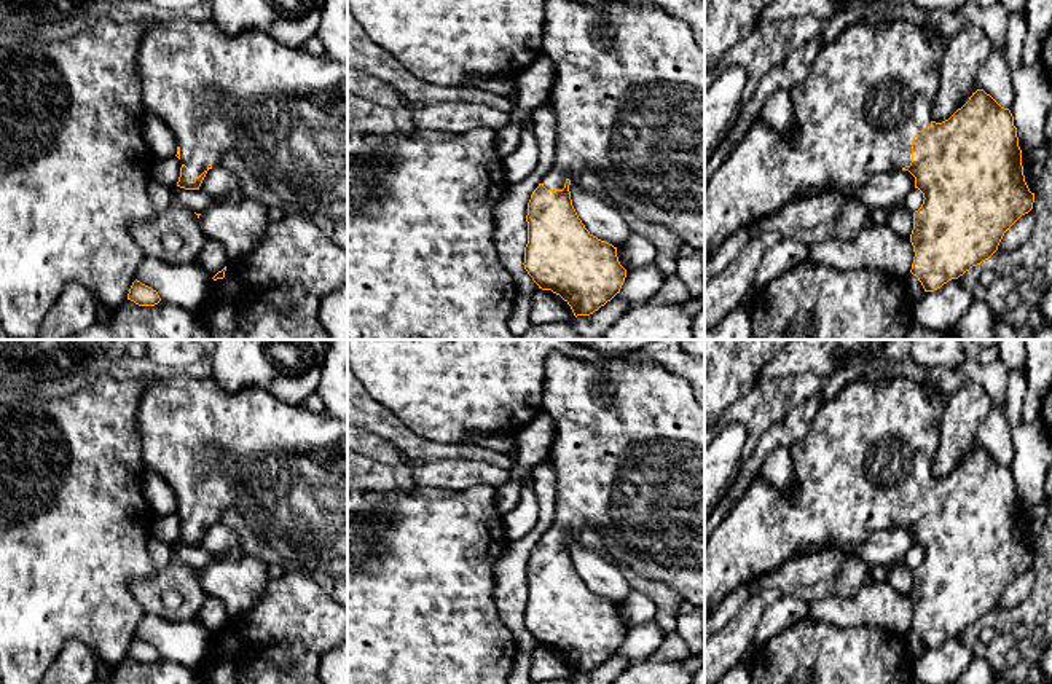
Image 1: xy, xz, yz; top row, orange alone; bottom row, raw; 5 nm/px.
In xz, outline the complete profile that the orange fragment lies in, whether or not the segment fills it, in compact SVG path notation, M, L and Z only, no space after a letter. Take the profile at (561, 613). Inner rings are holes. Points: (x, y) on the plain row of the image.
M553 352L544 364L542 411L555 421L550 459L556 474L556 515L552 526L544 533L528 560L528 601L524 604L524 627L542 647L559 652L572 666L574 673L590 673L610 658L622 646L626 627L620 622L617 604L593 593L579 576L569 542L583 528L593 528L603 537L607 553L646 577L658 579L676 590L682 599L705 609L705 408L693 395L692 384L682 376L668 371L655 360L638 360L634 356L609 357L604 364L583 362Z

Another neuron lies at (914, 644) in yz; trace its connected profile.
M910 628L902 635L902 639L905 643L905 647L910 654L910 657L912 657L912 662L917 662L924 651L921 639Z

